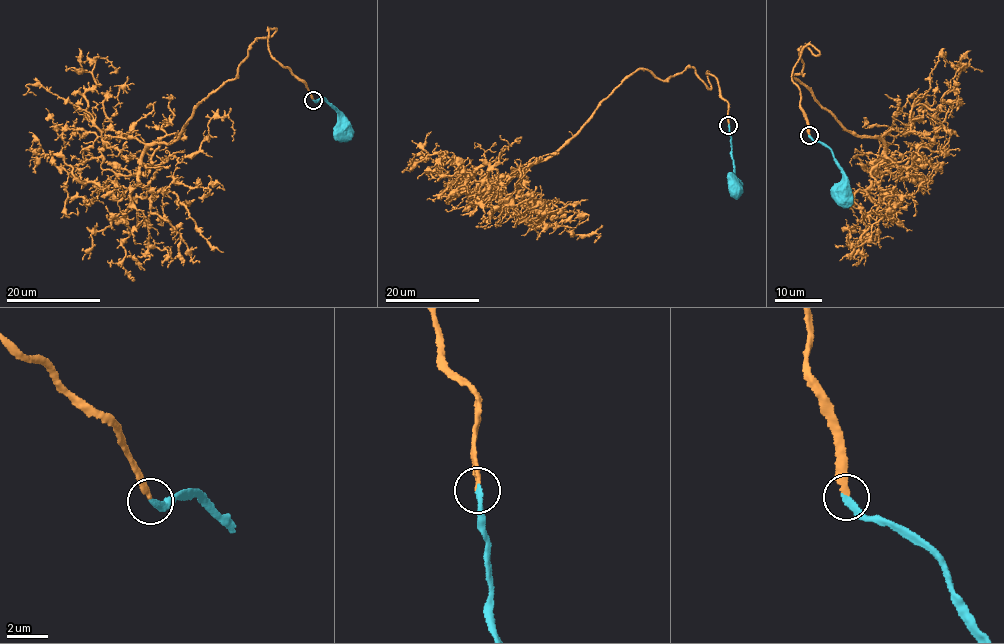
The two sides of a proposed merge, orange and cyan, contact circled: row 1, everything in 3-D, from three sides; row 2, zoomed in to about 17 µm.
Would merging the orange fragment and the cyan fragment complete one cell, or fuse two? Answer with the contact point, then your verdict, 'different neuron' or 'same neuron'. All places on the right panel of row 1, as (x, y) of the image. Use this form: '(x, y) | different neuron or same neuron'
(809, 135) | same neuron

